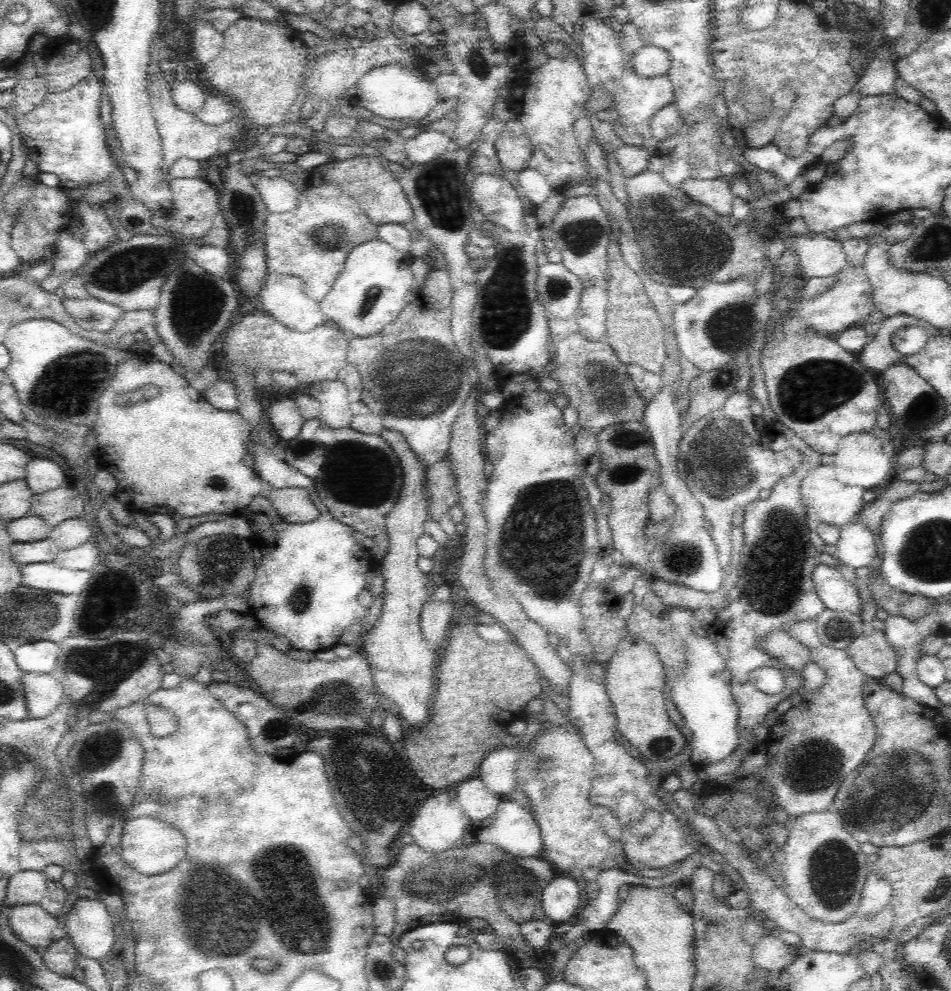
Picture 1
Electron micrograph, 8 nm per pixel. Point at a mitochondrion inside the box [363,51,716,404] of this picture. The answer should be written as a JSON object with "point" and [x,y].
{"point":[505,316]}

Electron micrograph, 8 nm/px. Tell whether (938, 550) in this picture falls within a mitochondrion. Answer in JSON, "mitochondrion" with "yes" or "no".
{"mitochondrion":"yes"}

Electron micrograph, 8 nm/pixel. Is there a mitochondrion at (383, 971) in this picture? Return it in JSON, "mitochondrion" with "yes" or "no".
{"mitochondrion":"yes"}

